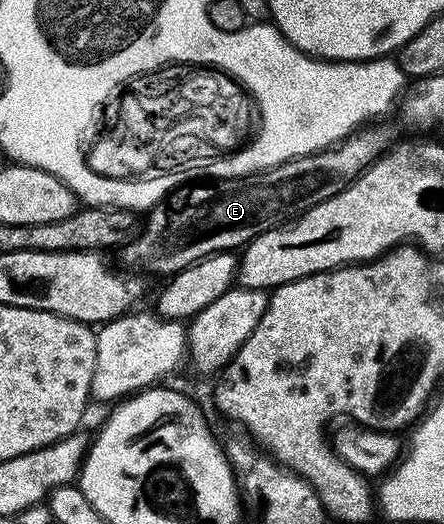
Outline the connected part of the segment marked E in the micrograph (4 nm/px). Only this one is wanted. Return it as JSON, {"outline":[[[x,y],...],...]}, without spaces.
{"outline":[[[377,126],[362,127],[353,135],[345,137],[339,146],[327,148],[323,152],[316,152],[310,156],[301,156],[298,160],[288,160],[286,164],[268,168],[265,172],[257,172],[254,176],[244,176],[238,180],[193,182],[188,186],[173,189],[160,204],[149,209],[147,213],[149,221],[146,224],[144,221],[140,231],[124,245],[126,262],[133,267],[130,269],[138,273],[154,272],[155,275],[161,276],[160,278],[168,278],[174,272],[182,272],[187,266],[199,262],[205,256],[213,255],[214,252],[240,249],[259,234],[277,228],[286,220],[298,216],[300,212],[306,212],[314,204],[339,194],[370,164],[378,160],[390,147],[391,140],[385,137],[383,129],[373,127]]]}

